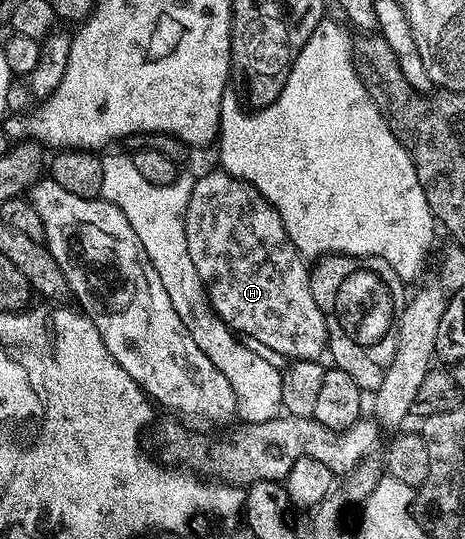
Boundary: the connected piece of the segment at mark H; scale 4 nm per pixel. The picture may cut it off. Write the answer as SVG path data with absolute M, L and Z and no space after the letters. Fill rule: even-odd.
M216 168L216 170L208 172L202 177L199 175L195 179L192 194L189 196L188 206L186 207L185 241L188 242L188 252L191 255L192 264L195 266L197 273L200 274L203 284L206 285L206 292L209 294L214 313L225 321L228 328L239 335L264 343L264 346L271 347L272 350L280 353L283 358L288 360L318 360L322 358L329 345L329 332L327 330L327 320L324 318L318 304L316 304L316 300L312 298L309 265L305 257L301 256L298 248L290 240L279 212L251 183L241 177L231 175L222 168Z

